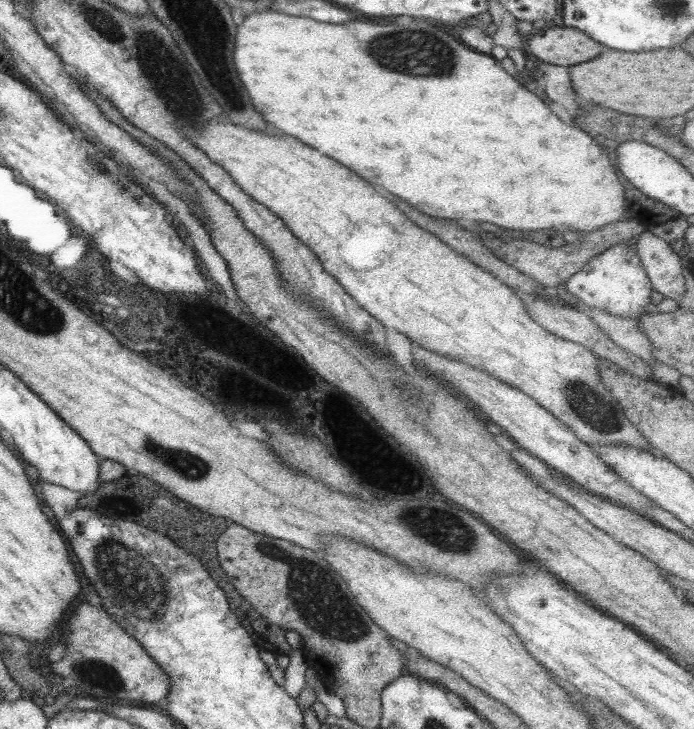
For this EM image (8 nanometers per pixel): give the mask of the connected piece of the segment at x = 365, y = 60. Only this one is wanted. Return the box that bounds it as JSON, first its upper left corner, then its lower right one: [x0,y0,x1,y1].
[233,12,629,234]

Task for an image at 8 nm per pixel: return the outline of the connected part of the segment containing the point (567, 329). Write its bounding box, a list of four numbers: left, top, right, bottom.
[524,299,651,379]

